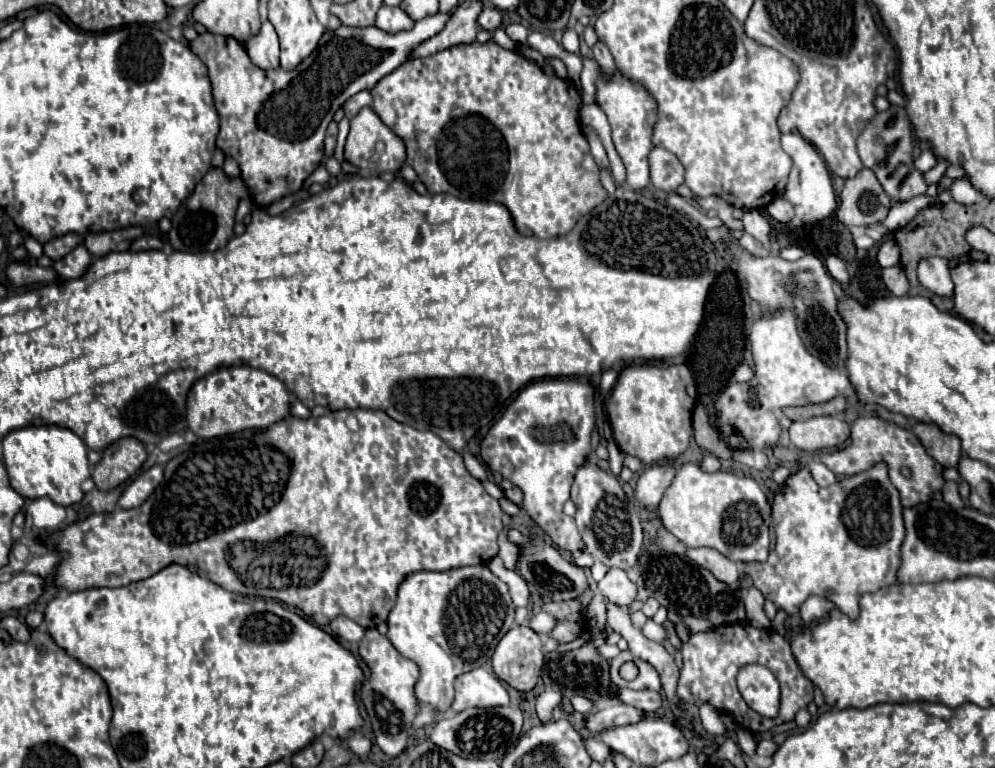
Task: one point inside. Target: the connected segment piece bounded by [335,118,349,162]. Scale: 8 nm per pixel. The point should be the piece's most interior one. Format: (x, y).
(344, 124)

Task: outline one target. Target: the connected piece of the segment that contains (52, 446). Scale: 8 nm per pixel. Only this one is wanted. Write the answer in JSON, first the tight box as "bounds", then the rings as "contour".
{"bounds":[3,426,91,506],"contour":[[[25,426],[3,438],[3,460],[11,486],[23,498],[51,498],[71,506],[83,498],[81,482],[91,476],[85,442],[61,426]]]}

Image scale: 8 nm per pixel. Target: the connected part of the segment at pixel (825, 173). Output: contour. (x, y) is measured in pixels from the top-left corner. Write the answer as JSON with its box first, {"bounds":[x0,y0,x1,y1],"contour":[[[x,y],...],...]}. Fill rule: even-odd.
{"bounds":[781,134,837,226],"contour":[[[783,134],[781,136],[783,150],[793,158],[793,169],[788,177],[785,187],[785,198],[795,206],[795,218],[789,222],[789,226],[801,226],[801,224],[815,224],[819,220],[825,220],[831,216],[837,208],[833,186],[831,186],[831,176],[829,170],[823,162],[823,158],[817,154],[817,150],[799,134]]]}

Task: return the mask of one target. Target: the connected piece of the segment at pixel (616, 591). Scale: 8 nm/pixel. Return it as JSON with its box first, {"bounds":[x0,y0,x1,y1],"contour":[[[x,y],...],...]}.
{"bounds":[597,568,637,606],"contour":[[[611,568],[605,578],[597,584],[599,592],[609,598],[617,606],[631,606],[631,602],[637,598],[637,586],[629,580],[627,572],[621,568]]]}

